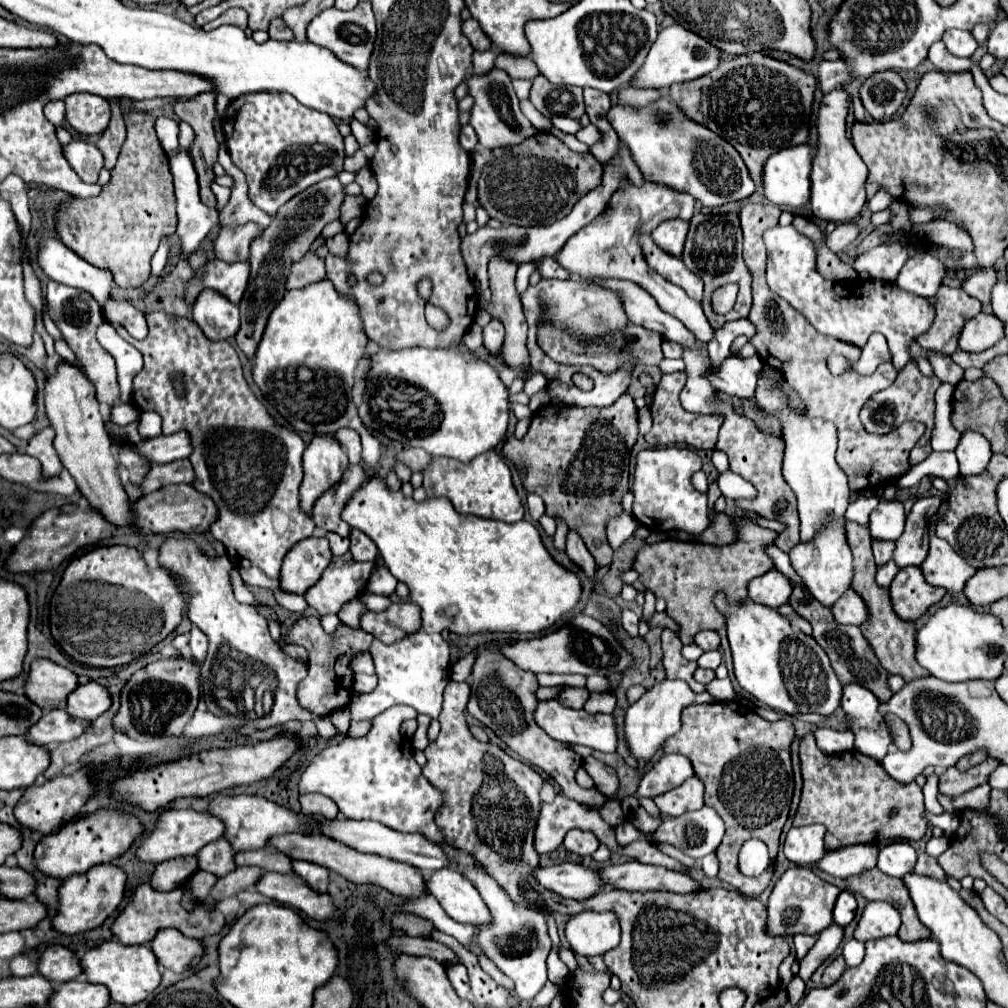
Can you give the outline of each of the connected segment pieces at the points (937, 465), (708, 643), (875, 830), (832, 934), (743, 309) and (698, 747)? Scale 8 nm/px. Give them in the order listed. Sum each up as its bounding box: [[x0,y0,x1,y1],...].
[[894,452,959,489],[695,630,719,650],[793,734,927,850],[799,924,843,982],[681,212,751,328],[661,700,795,898]]

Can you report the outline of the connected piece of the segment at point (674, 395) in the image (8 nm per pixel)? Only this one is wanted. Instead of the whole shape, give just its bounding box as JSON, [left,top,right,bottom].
[645,372,723,448]

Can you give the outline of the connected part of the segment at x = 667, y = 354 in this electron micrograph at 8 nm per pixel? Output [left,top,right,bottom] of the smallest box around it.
[662,339,683,359]

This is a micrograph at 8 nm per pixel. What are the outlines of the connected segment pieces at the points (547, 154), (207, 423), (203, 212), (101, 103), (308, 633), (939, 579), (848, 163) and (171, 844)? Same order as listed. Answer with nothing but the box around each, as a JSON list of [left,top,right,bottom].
[[479,134,603,226],[115,312,315,578],[169,150,219,254],[65,94,111,136],[283,616,373,716],[921,498,975,592],[811,88,867,222],[137,810,225,862]]

